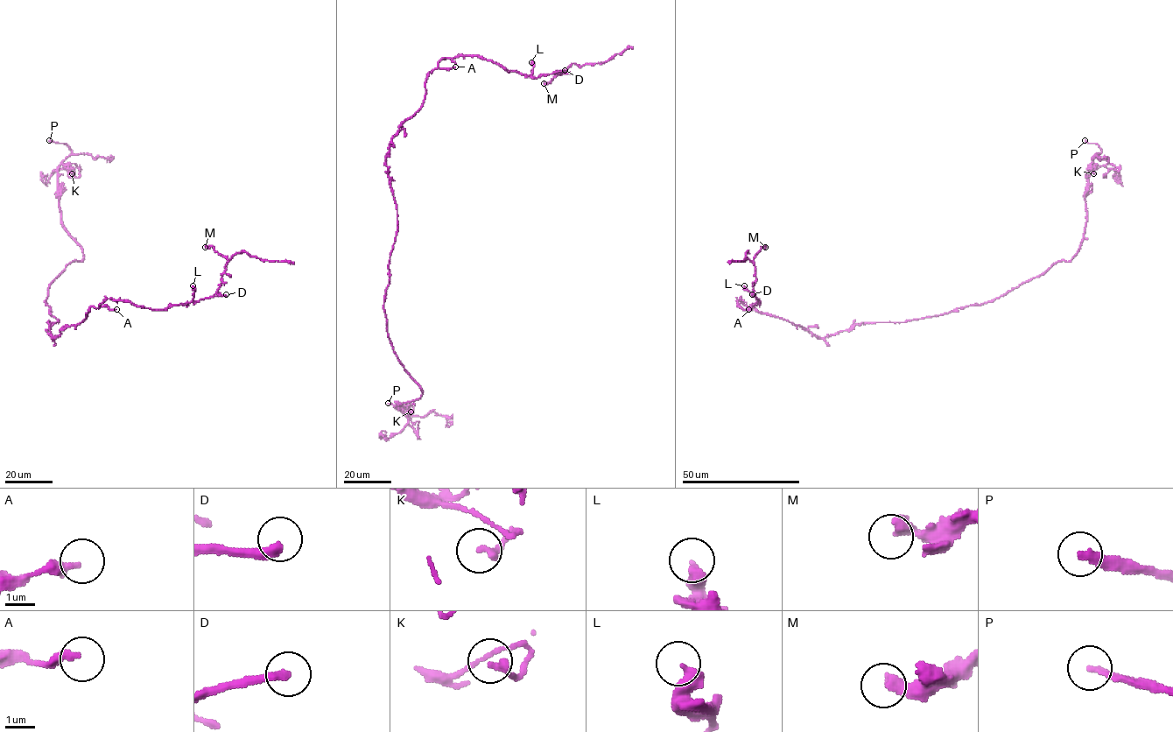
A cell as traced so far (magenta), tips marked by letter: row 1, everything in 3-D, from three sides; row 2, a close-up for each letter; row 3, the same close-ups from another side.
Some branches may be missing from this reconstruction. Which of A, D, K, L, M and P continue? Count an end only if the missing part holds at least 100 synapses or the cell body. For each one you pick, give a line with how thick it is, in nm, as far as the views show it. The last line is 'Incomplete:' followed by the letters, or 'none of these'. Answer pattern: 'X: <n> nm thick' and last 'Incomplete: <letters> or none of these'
D: 300 nm thick
P: 240 nm thick
Incomplete: D, P

